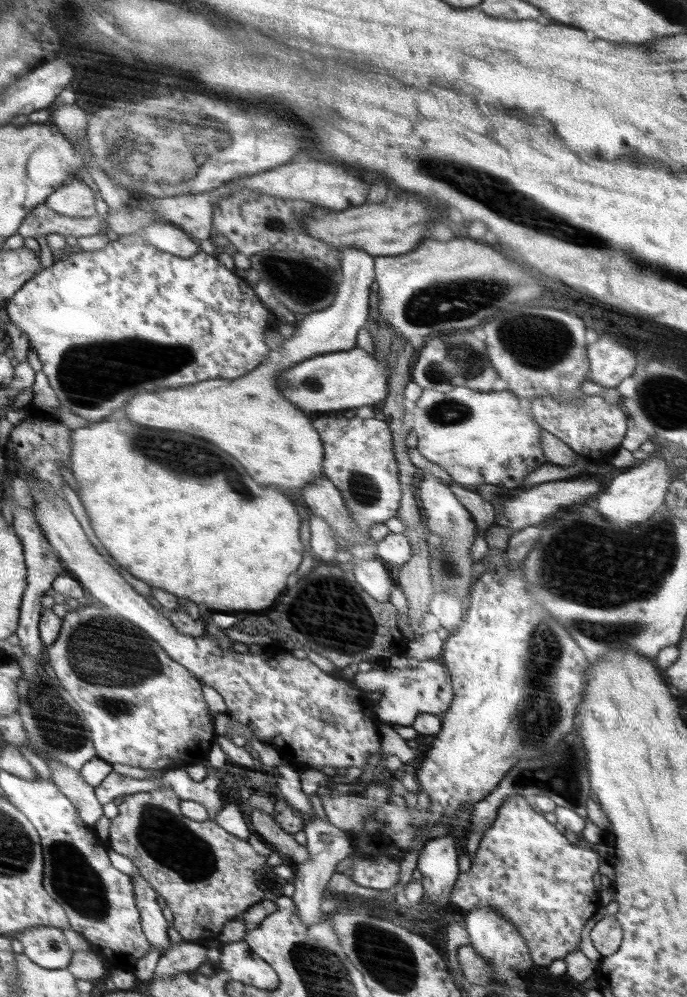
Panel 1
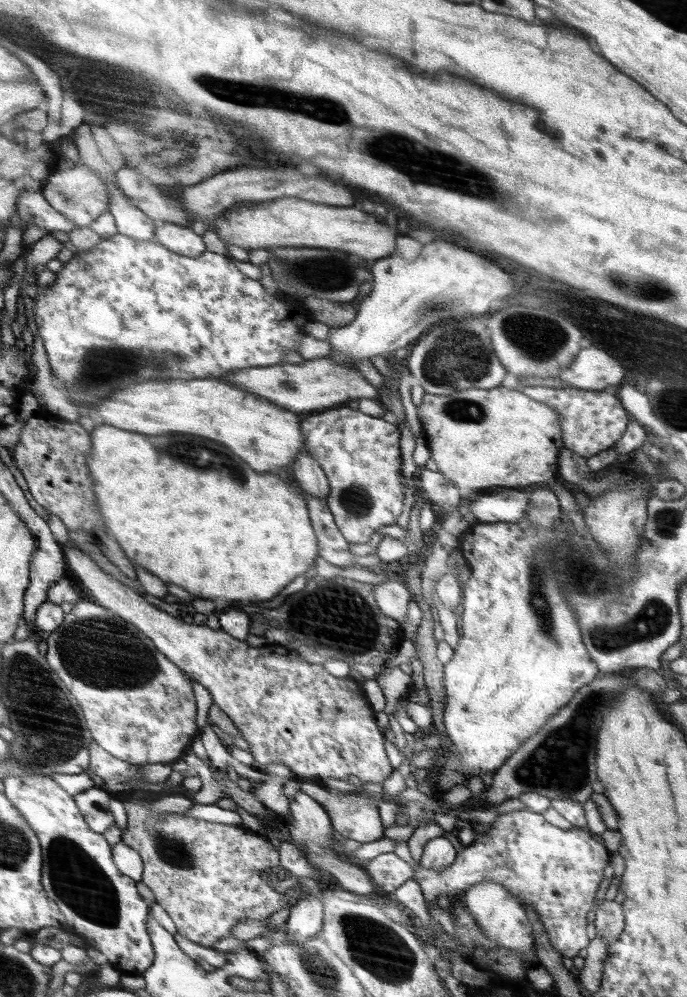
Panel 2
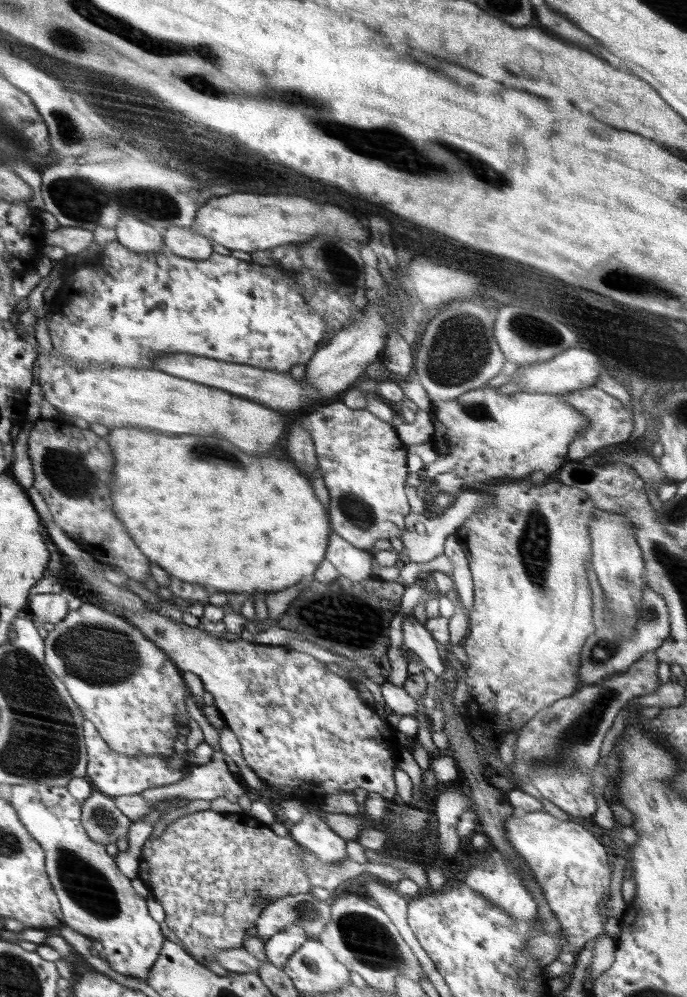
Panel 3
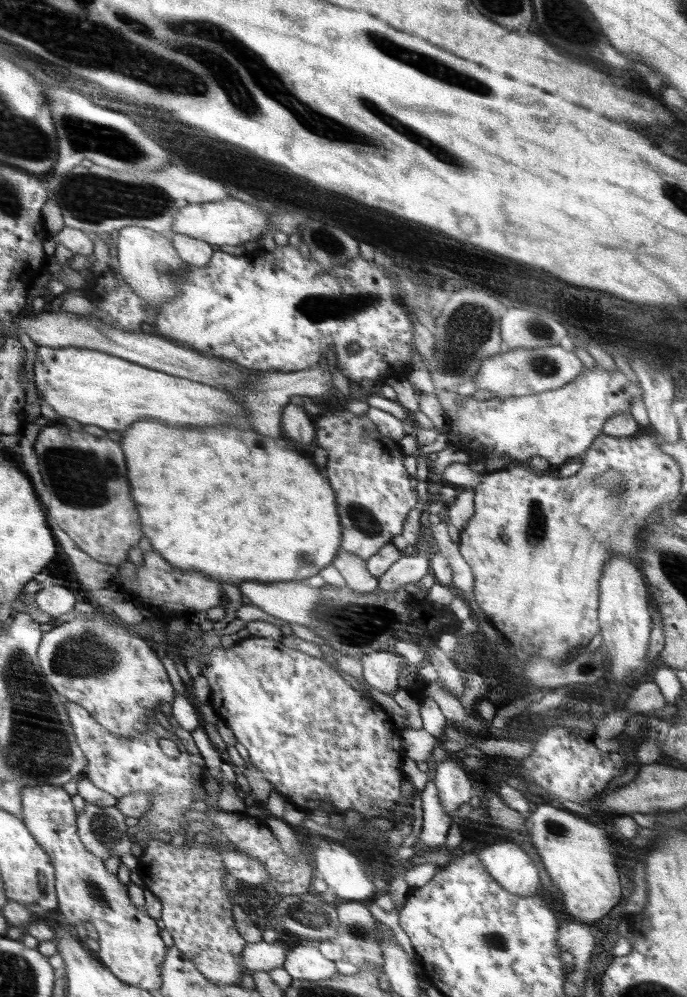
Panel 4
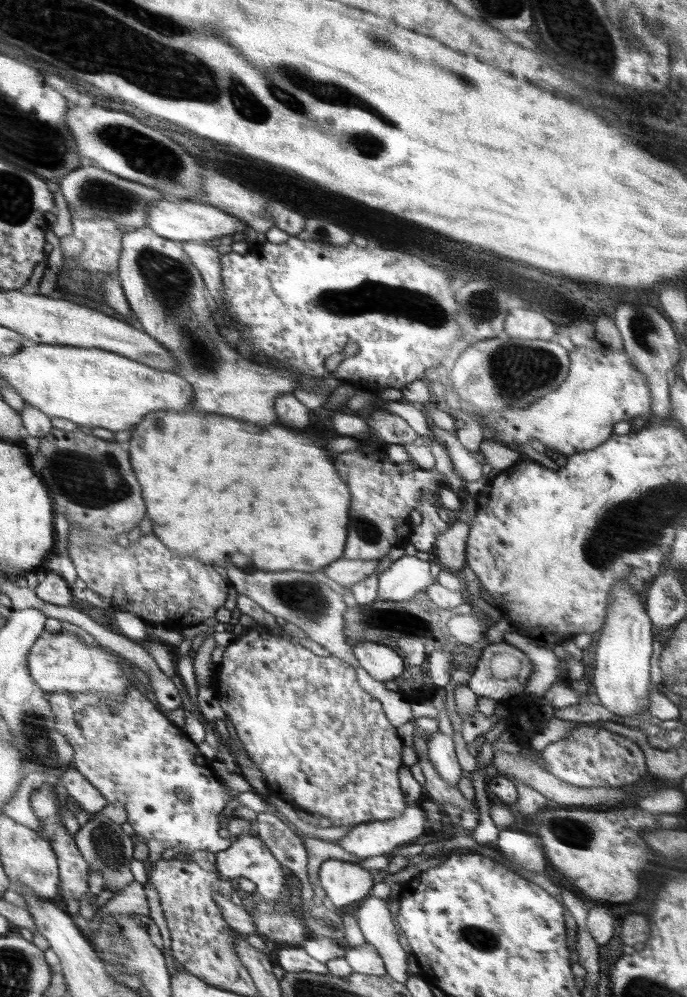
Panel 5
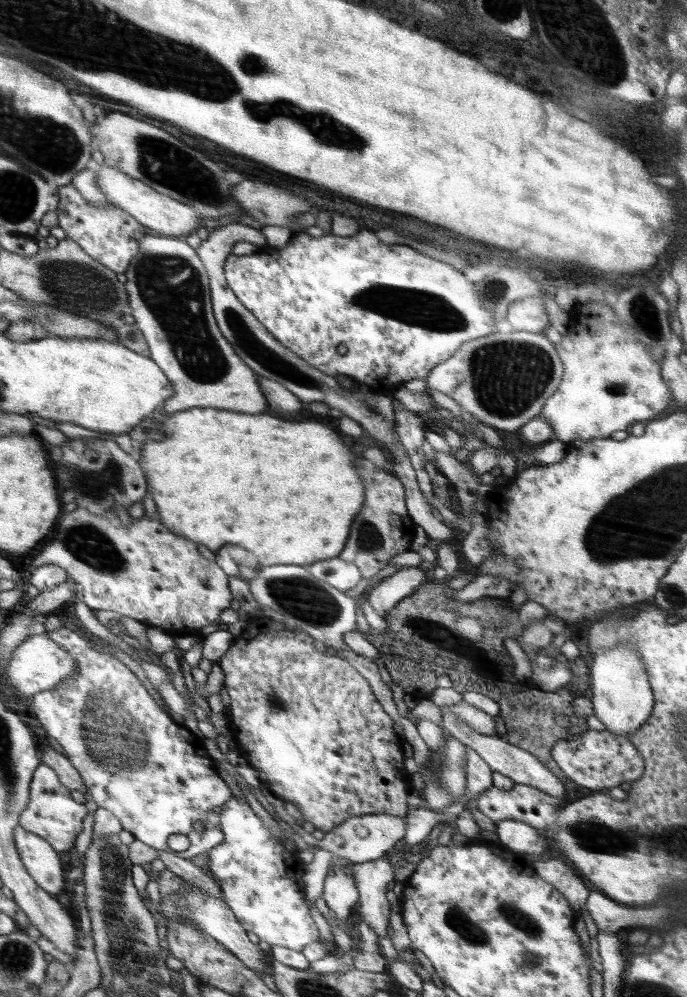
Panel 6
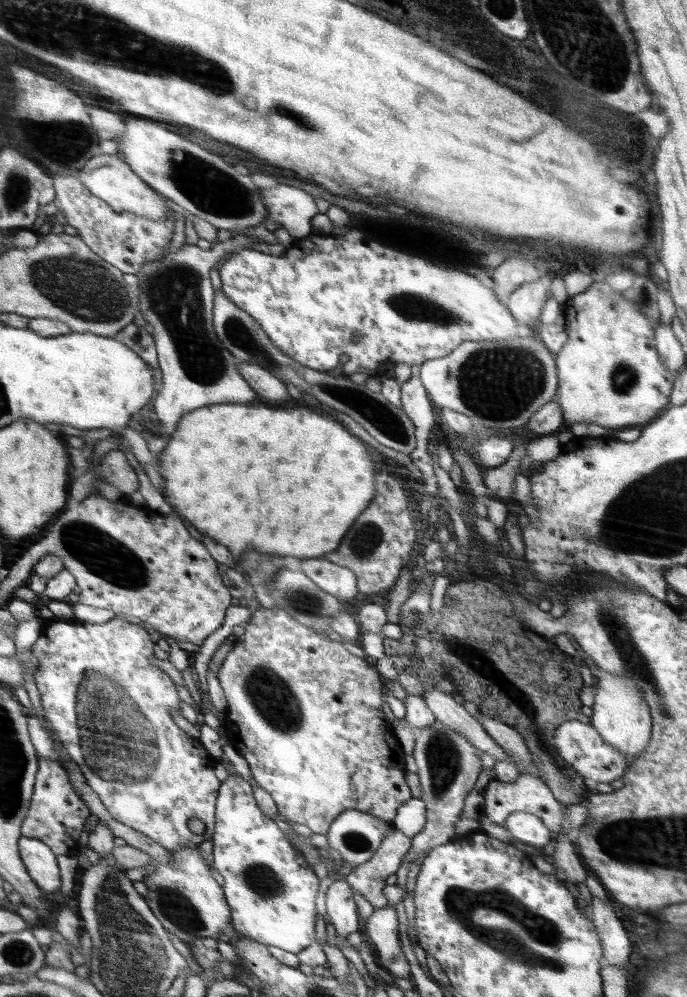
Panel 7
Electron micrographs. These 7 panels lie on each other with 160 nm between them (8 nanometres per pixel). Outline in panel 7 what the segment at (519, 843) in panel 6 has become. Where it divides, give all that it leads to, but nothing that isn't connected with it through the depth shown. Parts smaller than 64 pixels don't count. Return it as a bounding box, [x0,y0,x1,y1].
[502,810,552,848]

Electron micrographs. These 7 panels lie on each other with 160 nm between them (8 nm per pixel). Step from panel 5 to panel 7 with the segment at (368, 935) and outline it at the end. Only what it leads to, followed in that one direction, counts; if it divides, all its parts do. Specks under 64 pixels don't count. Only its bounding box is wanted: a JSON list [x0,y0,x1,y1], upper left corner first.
[344,827,410,908]

